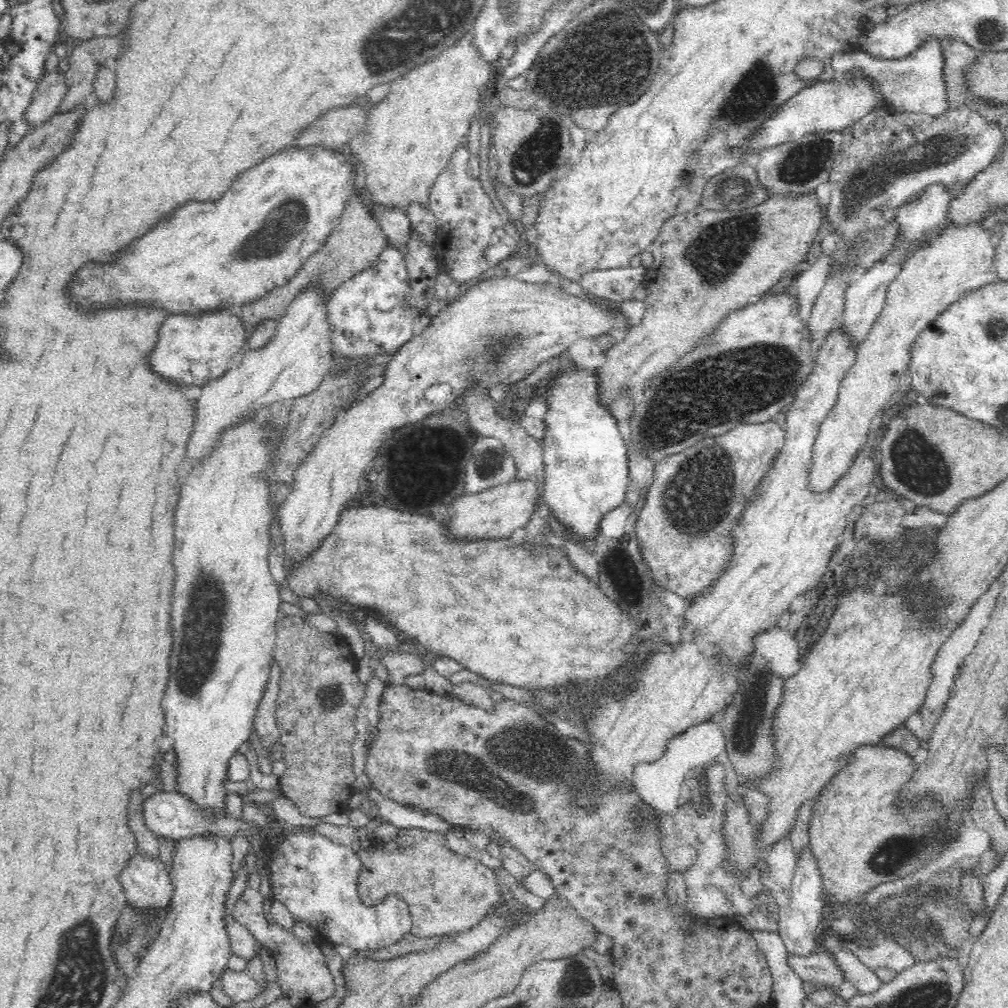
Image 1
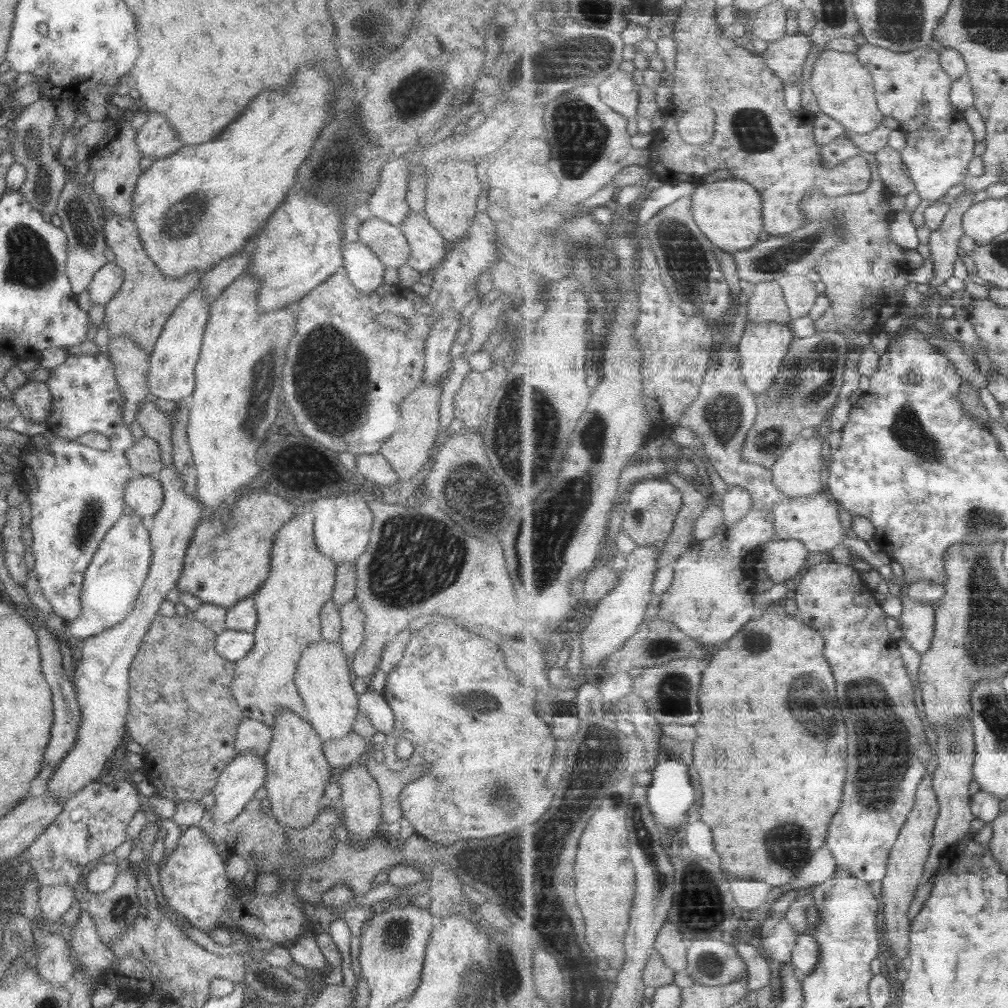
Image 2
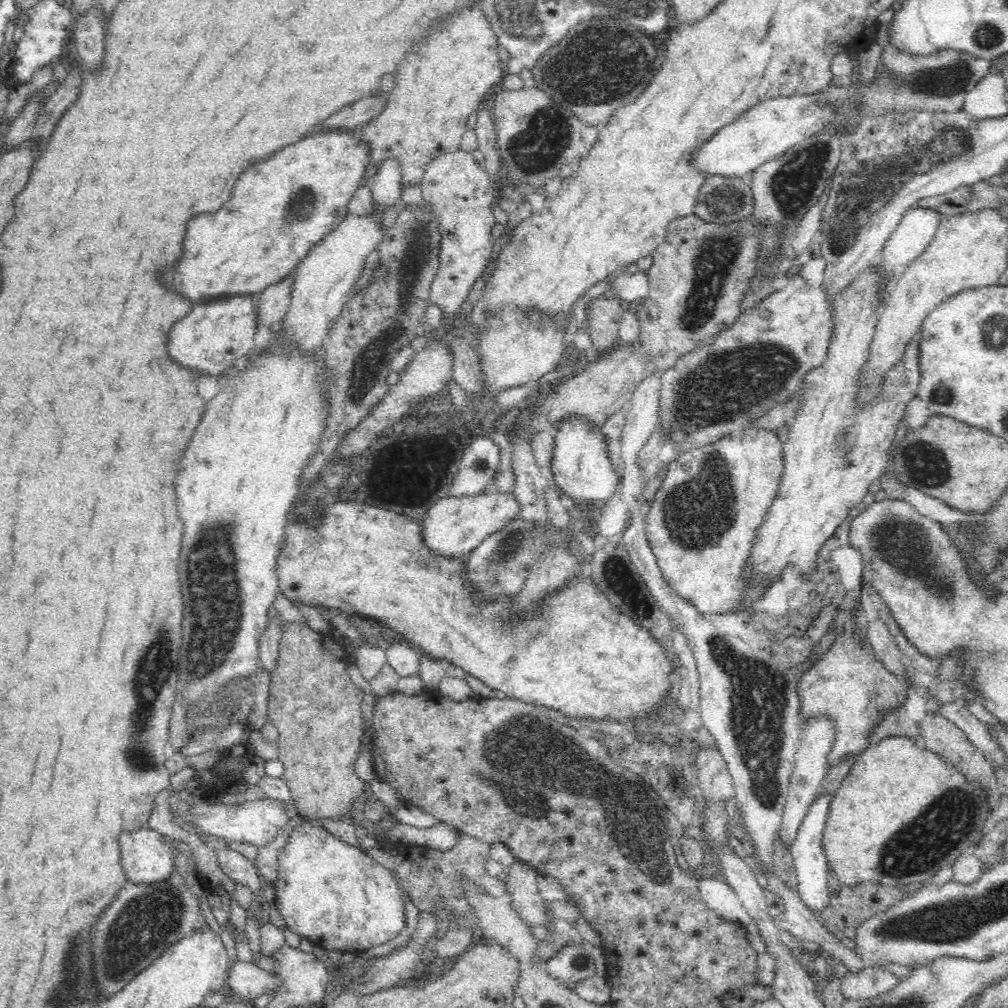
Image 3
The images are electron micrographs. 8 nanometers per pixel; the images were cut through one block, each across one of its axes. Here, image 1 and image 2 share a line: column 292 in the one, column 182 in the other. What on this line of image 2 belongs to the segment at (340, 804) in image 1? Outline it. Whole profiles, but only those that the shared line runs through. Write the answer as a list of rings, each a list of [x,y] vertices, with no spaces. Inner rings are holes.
[[[158,612],[130,665],[127,738],[144,749],[144,770],[147,779],[155,786],[155,792],[173,800],[176,805],[212,794],[219,774],[240,753],[235,750],[234,741],[238,725],[245,717],[230,690],[235,662],[216,652],[216,638],[217,634],[198,619],[177,614],[167,617]]]

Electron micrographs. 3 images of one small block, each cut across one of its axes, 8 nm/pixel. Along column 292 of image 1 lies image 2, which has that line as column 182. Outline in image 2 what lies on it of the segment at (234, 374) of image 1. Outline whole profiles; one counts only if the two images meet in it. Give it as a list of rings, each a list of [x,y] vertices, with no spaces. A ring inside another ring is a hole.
[[[202,282],[184,297],[164,323],[164,330],[149,354],[149,393],[164,400],[179,401],[187,398],[195,389],[195,366],[199,359],[203,335],[209,317]]]

